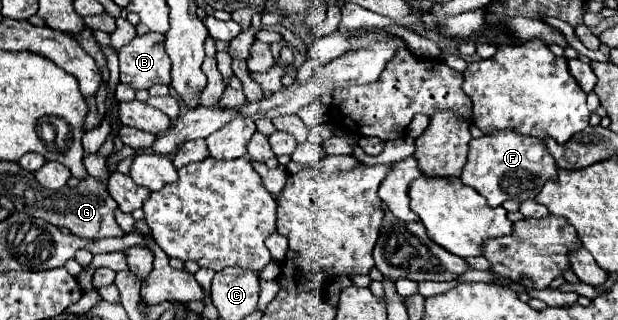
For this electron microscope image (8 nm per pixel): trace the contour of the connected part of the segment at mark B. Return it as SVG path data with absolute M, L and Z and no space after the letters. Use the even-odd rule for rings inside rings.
M162 34L136 36L120 48L120 82L134 90L148 90L154 84L170 82L170 58L162 48Z

